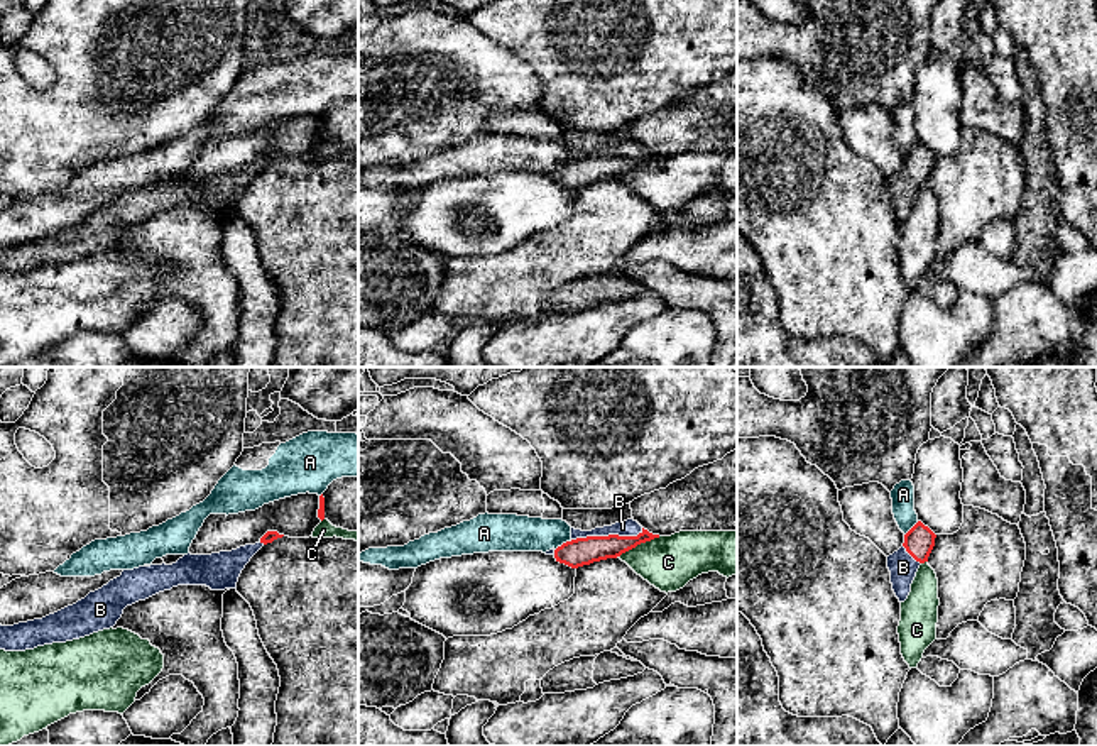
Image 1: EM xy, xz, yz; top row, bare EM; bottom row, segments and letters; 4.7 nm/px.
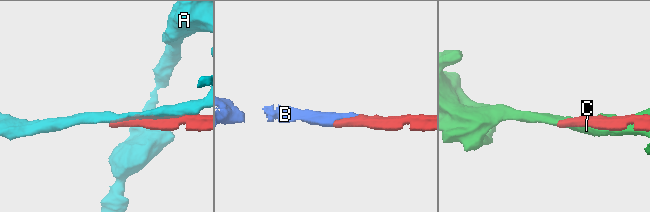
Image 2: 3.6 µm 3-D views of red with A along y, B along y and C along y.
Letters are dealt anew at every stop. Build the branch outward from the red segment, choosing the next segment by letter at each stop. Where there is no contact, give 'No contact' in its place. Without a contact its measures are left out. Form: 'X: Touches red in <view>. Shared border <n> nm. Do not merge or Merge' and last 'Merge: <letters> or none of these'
A: Touches red in xz. Shared border 100 nm. Do not merge
B: Touches red in xz. Shared border 340 nm. Merge
C: Touches red in xz. Shared border 240 nm. Do not merge
Merge: B

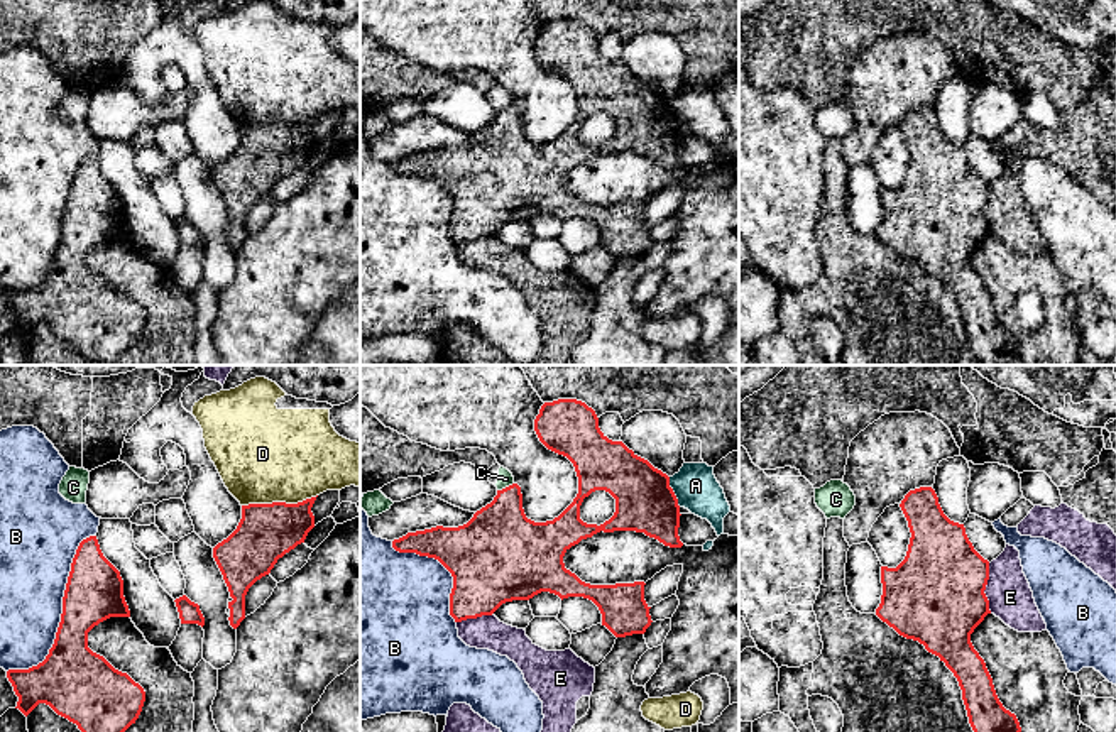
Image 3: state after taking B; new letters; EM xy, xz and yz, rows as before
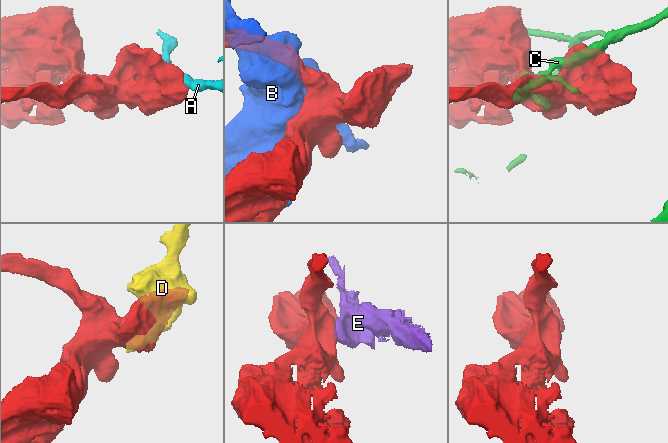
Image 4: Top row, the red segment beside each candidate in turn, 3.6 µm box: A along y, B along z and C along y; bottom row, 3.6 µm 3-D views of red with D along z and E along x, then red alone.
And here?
A: Touches red in xz. Shared border 160 nm. Do not merge
B: Touches red in xy. Shared border 800 nm. Do not merge
C: Touches red in xz. Shared border 90 nm. Do not merge
D: Touches red in xy. Shared border 360 nm. Do not merge
E: Touches red in yz. Shared border 240 nm. Do not merge
Merge: none of these

